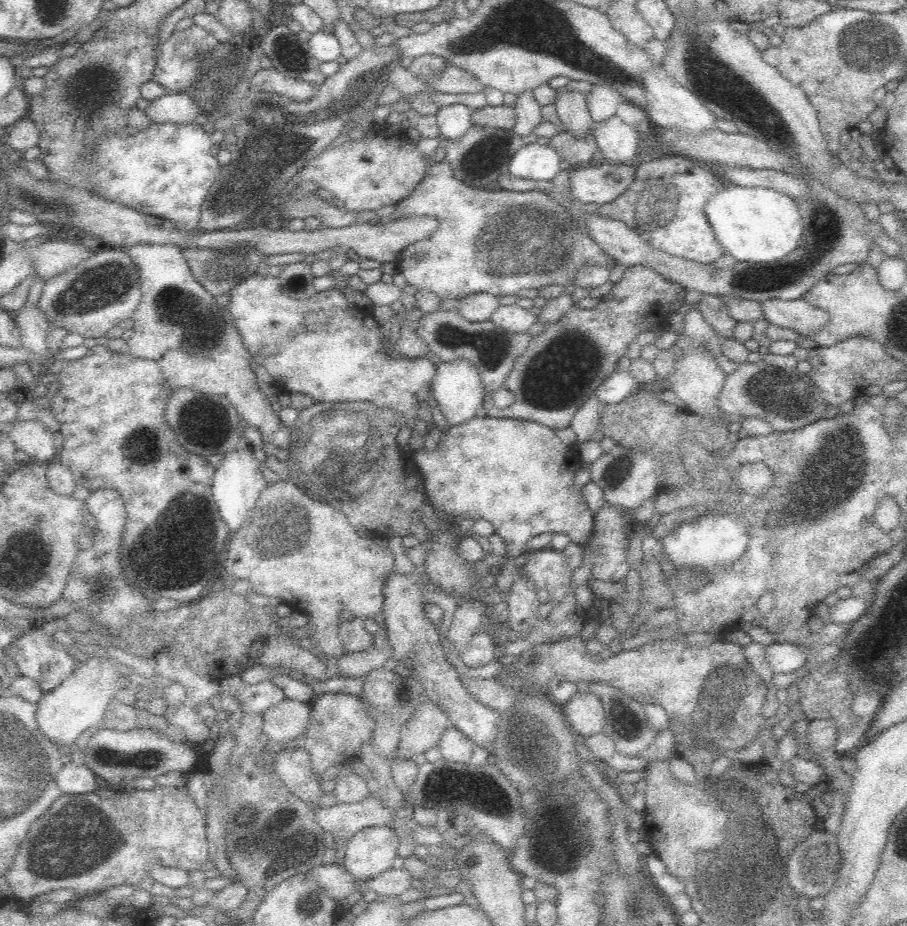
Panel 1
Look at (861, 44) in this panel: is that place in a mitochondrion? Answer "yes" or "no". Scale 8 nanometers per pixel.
yes

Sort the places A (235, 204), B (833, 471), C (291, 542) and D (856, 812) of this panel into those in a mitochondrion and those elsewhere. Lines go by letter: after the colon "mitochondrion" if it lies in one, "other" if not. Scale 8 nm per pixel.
A: mitochondrion
B: mitochondrion
C: mitochondrion
D: other

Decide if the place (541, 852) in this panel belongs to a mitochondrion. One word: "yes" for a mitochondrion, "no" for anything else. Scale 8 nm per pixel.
no

